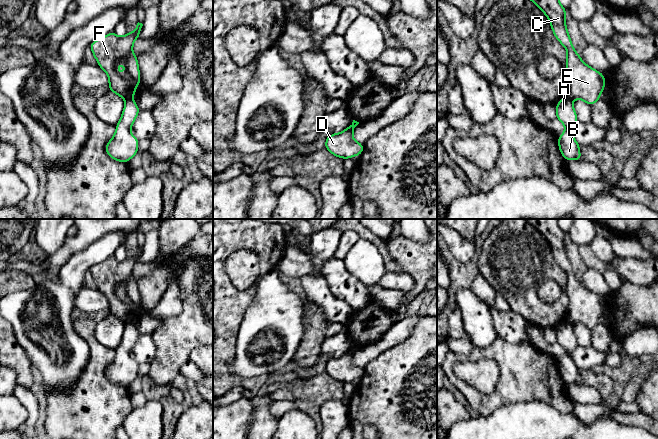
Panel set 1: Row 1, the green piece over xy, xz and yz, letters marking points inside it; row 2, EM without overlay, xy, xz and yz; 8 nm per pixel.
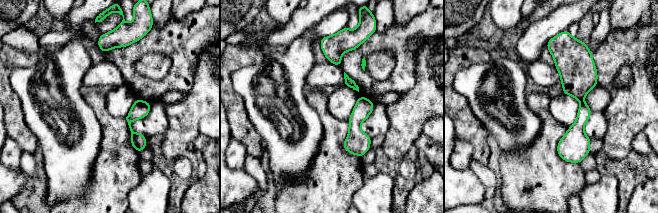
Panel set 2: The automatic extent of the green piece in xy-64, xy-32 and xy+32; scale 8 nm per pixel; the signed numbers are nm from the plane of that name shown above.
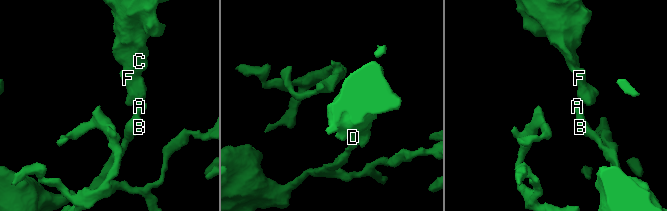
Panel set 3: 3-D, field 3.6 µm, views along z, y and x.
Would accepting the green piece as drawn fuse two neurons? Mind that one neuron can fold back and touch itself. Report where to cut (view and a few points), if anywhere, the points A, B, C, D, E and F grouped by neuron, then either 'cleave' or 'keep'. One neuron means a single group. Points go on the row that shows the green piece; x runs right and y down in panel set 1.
cut in xy along (131, 97), (126, 100); A B / C D E F; cleave

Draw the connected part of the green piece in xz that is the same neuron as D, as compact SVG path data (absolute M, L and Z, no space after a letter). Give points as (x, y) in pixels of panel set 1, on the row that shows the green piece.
M350 125L341 133L327 136L325 148L336 157L352 158L361 155L364 145L353 140L354 128Z

